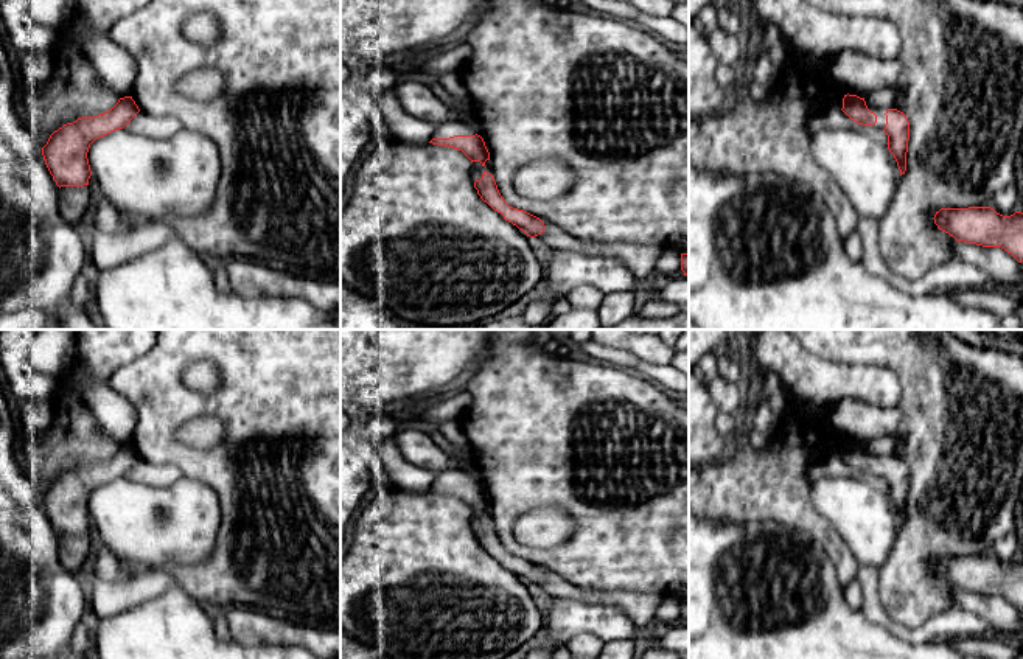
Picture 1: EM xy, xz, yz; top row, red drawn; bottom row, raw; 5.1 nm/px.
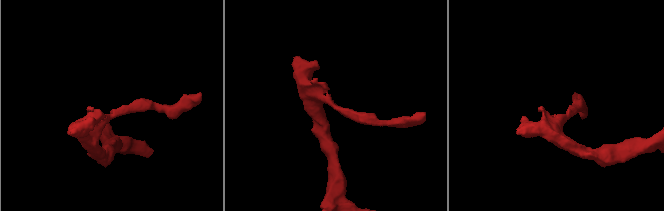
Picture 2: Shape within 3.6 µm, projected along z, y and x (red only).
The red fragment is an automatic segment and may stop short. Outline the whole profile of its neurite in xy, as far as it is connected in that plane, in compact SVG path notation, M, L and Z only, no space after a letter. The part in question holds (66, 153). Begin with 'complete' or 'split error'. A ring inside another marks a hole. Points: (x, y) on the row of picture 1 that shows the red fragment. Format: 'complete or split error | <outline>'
complete | M124 96L104 113L78 118L54 131L42 148L42 155L56 185L59 188L89 185L90 145L100 137L123 129L138 112L132 96Z

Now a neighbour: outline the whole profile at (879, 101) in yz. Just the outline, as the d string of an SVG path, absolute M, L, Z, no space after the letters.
M891 85L882 90L875 90L864 96L866 106L871 112L877 115L877 123L874 127L883 131L886 124L886 110L896 109L897 90Z

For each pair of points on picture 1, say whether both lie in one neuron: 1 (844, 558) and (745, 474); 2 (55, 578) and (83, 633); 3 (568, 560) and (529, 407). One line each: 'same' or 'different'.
1: same
2: different
3: same

